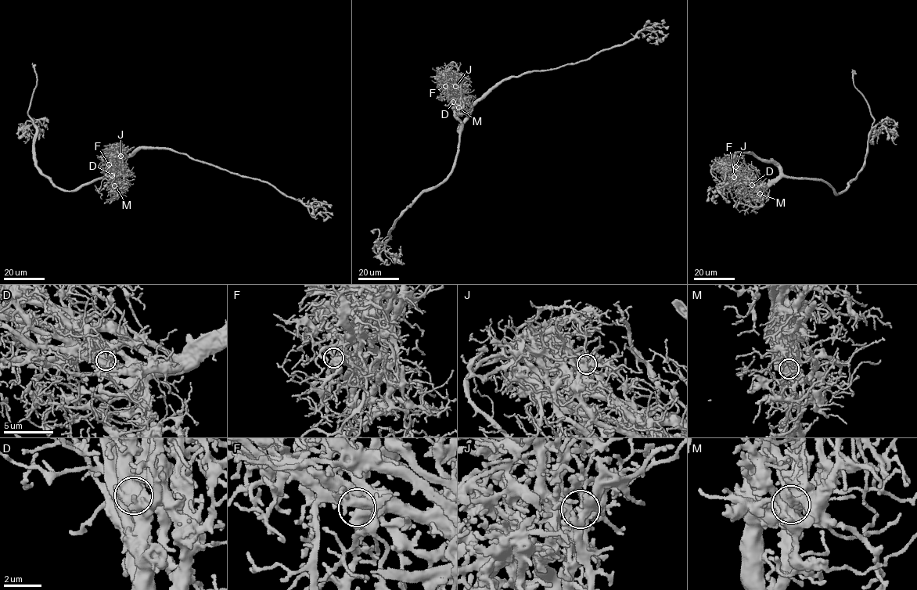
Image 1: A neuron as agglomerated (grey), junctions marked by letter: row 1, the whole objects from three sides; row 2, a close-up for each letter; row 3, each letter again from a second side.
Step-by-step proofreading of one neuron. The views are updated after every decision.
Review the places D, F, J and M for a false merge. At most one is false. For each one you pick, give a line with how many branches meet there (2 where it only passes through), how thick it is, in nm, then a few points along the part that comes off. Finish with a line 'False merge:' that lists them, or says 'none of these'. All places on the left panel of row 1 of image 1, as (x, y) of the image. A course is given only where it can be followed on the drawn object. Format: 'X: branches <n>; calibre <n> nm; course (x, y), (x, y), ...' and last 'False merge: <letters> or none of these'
False merge: none of these

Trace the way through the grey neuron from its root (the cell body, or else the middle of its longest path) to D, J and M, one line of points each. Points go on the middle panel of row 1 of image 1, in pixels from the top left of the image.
D: (462, 125), (459, 130), (461, 123), (455, 114), (453, 102)
J: (462, 125), (459, 130), (461, 123), (453, 107), (453, 85), (455, 87)
M: (462, 125), (459, 130), (461, 123), (454, 111), (458, 107)

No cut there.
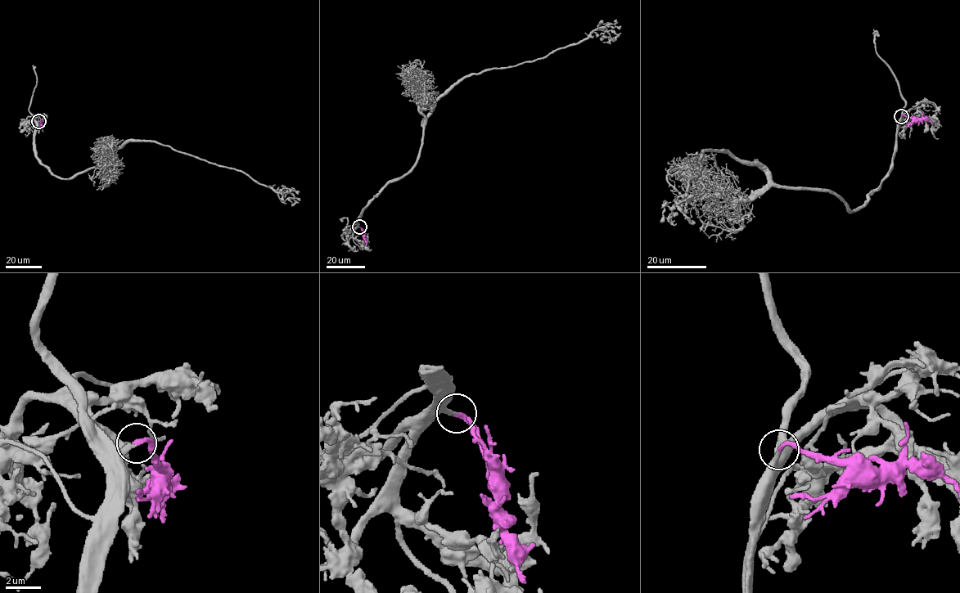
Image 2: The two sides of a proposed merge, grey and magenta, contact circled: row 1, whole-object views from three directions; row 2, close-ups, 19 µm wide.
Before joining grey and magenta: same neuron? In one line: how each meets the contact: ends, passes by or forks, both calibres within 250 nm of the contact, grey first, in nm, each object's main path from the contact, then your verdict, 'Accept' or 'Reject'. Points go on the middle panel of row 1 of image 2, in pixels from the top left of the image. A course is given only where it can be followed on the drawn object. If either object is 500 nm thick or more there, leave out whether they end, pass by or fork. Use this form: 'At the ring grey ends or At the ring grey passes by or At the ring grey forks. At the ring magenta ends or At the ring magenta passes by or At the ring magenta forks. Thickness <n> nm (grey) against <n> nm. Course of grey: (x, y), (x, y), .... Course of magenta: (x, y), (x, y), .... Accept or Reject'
At the ring grey ends. At the ring magenta ends. Thickness 240 nm (grey) against 240 nm. Course of grey: (359, 226), (367, 203), (415, 163), (434, 104), (464, 78), (545, 57), (597, 29), (612, 30), (615, 38). Course of magenta: (359, 226), (367, 245). Accept

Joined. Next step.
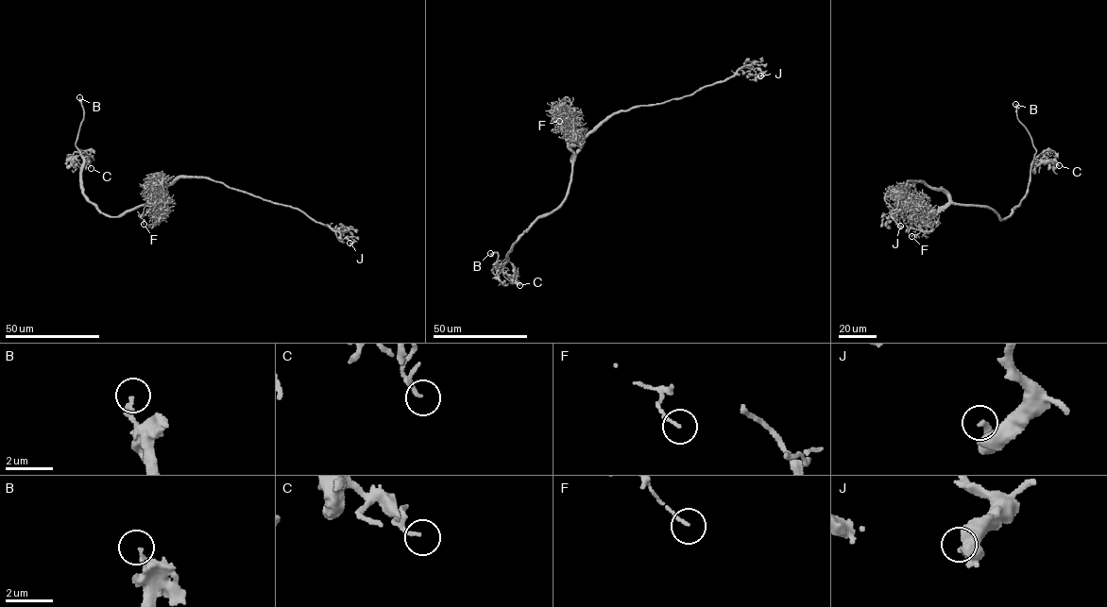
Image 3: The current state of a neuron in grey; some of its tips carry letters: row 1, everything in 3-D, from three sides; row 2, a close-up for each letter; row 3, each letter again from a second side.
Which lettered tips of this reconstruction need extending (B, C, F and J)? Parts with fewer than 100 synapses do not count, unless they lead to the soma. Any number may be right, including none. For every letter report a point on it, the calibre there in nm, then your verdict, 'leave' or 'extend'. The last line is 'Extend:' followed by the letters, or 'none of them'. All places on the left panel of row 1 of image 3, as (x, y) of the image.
B: (79, 97) | 140 nm | extend
C: (91, 168) | 140 nm | leave
F: (144, 224) | 150 nm | leave
J: (349, 243) | 240 nm | leave
Extend: B

